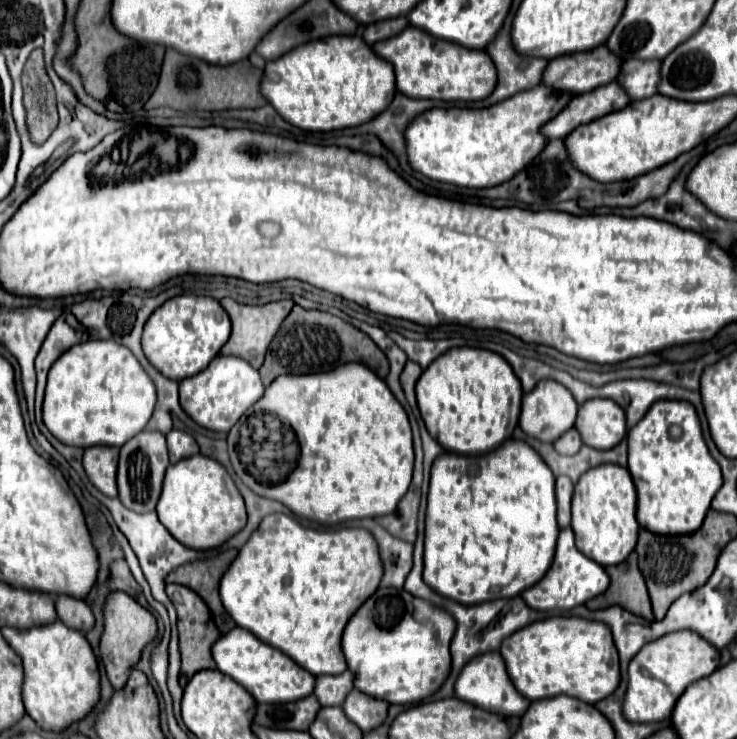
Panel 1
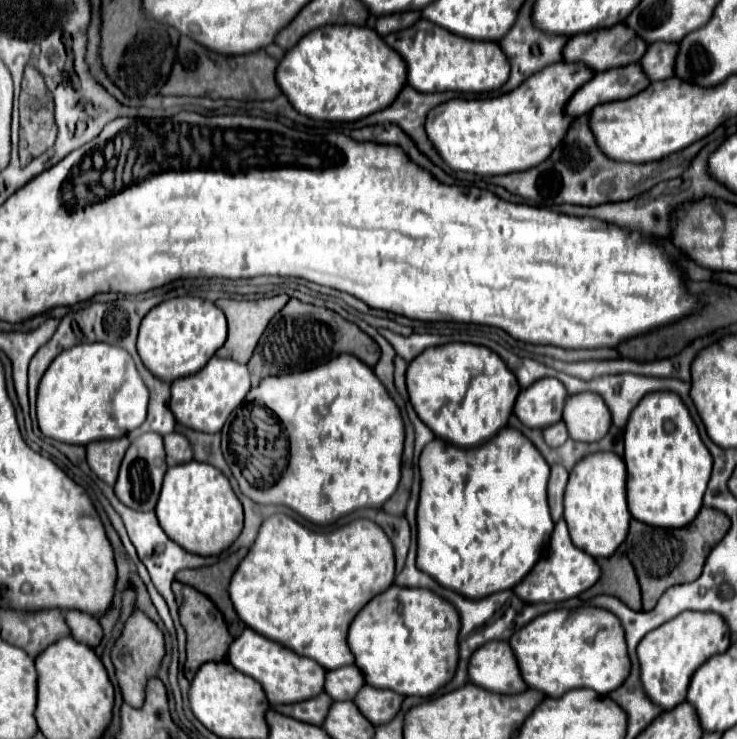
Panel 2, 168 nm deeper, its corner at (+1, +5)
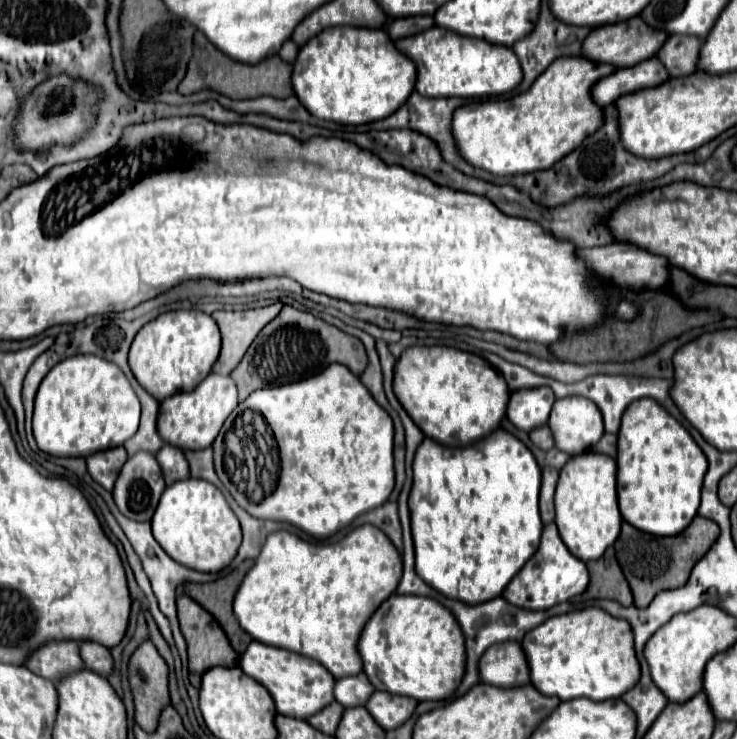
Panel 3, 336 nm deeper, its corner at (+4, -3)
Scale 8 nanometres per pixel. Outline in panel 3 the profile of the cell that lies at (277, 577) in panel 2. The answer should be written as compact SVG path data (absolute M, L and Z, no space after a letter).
M361 525L333 545L313 545L289 531L275 531L267 535L255 565L241 581L235 593L233 611L239 625L253 639L309 657L321 663L335 679L357 675L363 667L357 653L359 633L373 611L397 589L401 571L403 563L397 549L387 535L373 525Z

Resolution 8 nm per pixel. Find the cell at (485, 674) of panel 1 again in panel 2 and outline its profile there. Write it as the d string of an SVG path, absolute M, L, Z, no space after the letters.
M488 641L474 651L468 675L472 683L494 693L522 693L528 689L508 641Z

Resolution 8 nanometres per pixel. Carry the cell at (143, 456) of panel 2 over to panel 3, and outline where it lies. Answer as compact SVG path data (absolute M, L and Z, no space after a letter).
M139 451L133 457L129 457L127 463L123 465L123 469L115 481L113 499L125 517L135 519L135 521L149 521L157 509L157 503L159 503L159 497L163 491L165 491L165 481L163 481L163 473L161 473L161 467L159 467L155 455L149 451Z

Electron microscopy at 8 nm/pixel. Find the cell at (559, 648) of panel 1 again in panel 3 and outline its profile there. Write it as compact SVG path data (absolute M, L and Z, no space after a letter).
M599 607L555 615L531 629L521 641L535 689L561 701L587 697L593 701L615 699L639 681L639 661L633 651L631 627Z

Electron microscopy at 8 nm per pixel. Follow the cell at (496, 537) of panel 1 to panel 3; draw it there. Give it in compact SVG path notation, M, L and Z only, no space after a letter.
M505 429L469 447L445 447L425 439L413 461L413 489L409 495L411 531L415 543L415 571L445 597L477 605L503 593L509 581L533 557L543 523L539 517L541 469L533 453Z

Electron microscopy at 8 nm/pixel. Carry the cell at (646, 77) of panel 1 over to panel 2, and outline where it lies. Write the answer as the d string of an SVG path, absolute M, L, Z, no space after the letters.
M658 41L648 47L646 55L640 59L642 69L652 81L662 81L674 75L674 57L678 55L678 43Z

